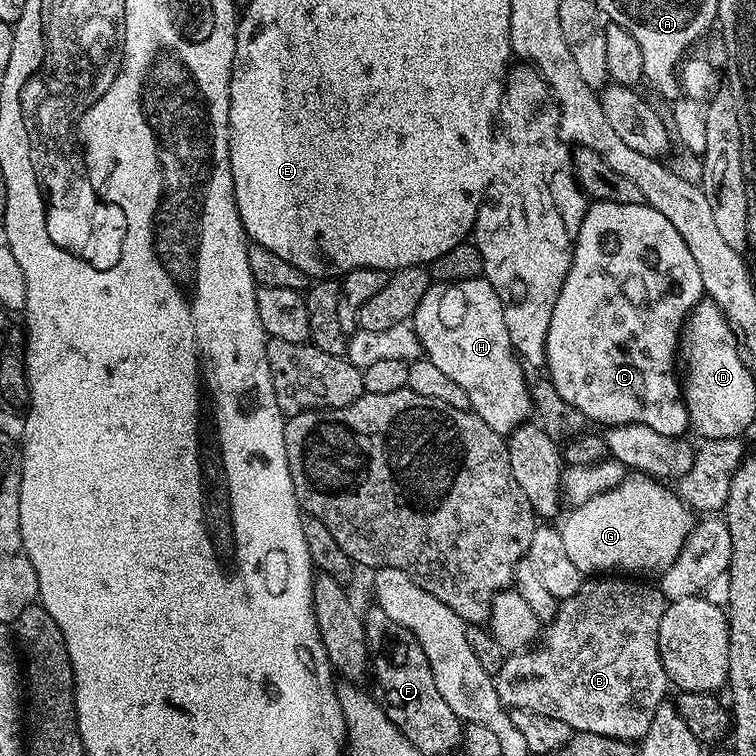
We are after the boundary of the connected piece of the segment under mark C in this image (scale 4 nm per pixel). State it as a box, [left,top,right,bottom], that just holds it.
[546,200,704,437]

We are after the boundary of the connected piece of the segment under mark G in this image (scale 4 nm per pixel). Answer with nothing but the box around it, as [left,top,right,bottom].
[559,474,694,574]

